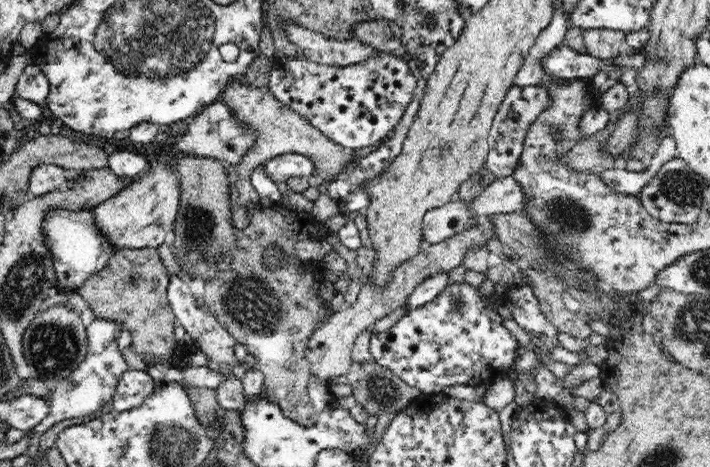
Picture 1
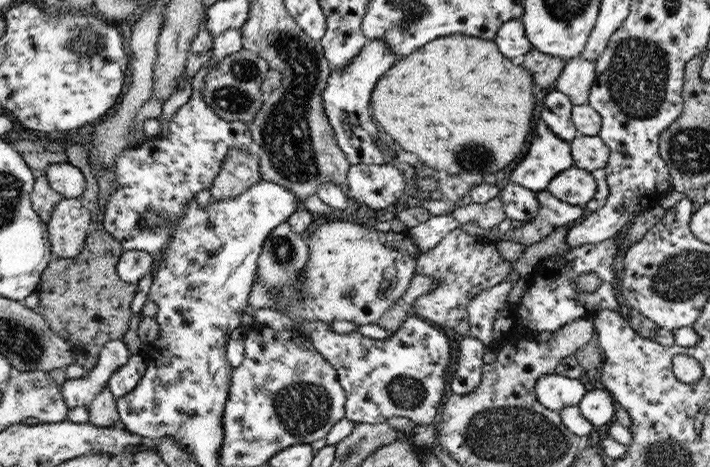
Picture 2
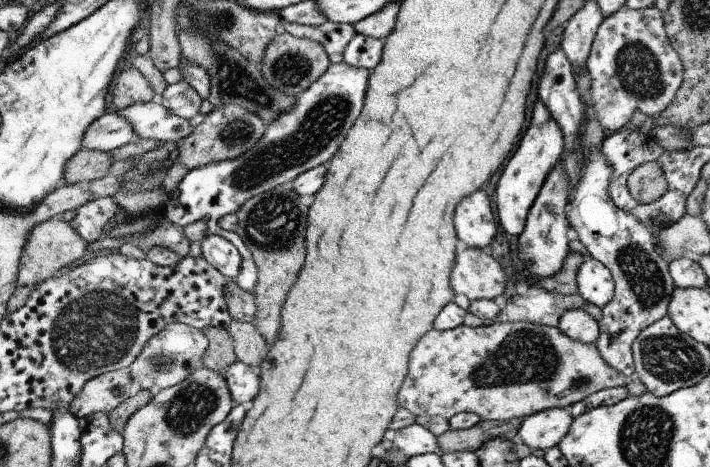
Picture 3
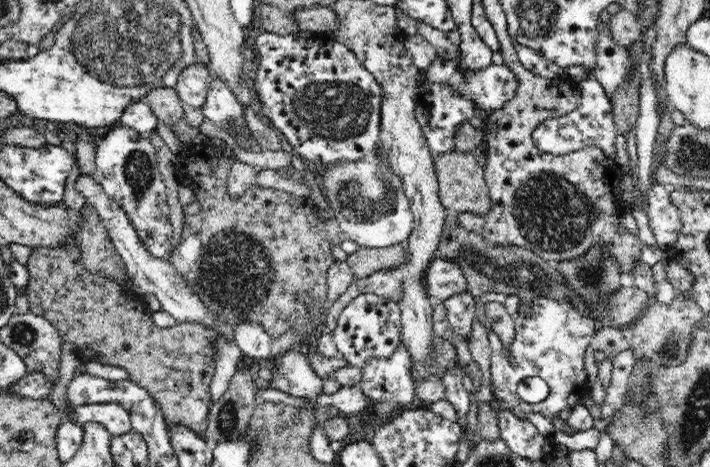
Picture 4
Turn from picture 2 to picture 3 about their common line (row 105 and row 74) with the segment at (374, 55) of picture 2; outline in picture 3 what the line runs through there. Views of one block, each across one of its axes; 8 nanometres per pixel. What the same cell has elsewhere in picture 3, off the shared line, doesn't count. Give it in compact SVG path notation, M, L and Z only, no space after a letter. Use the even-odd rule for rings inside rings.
M344 61L331 63L318 81L296 97L295 105L288 113L280 114L276 121L267 125L267 131L252 150L234 160L210 162L206 166L189 170L158 209L162 224L172 223L185 227L198 220L206 220L207 235L225 238L240 252L241 267L235 282L244 290L252 292L258 278L252 253L235 231L224 230L218 220L224 215L235 213L244 202L250 201L257 194L268 193L311 168L328 164L362 112L370 75L371 71L350 66Z

